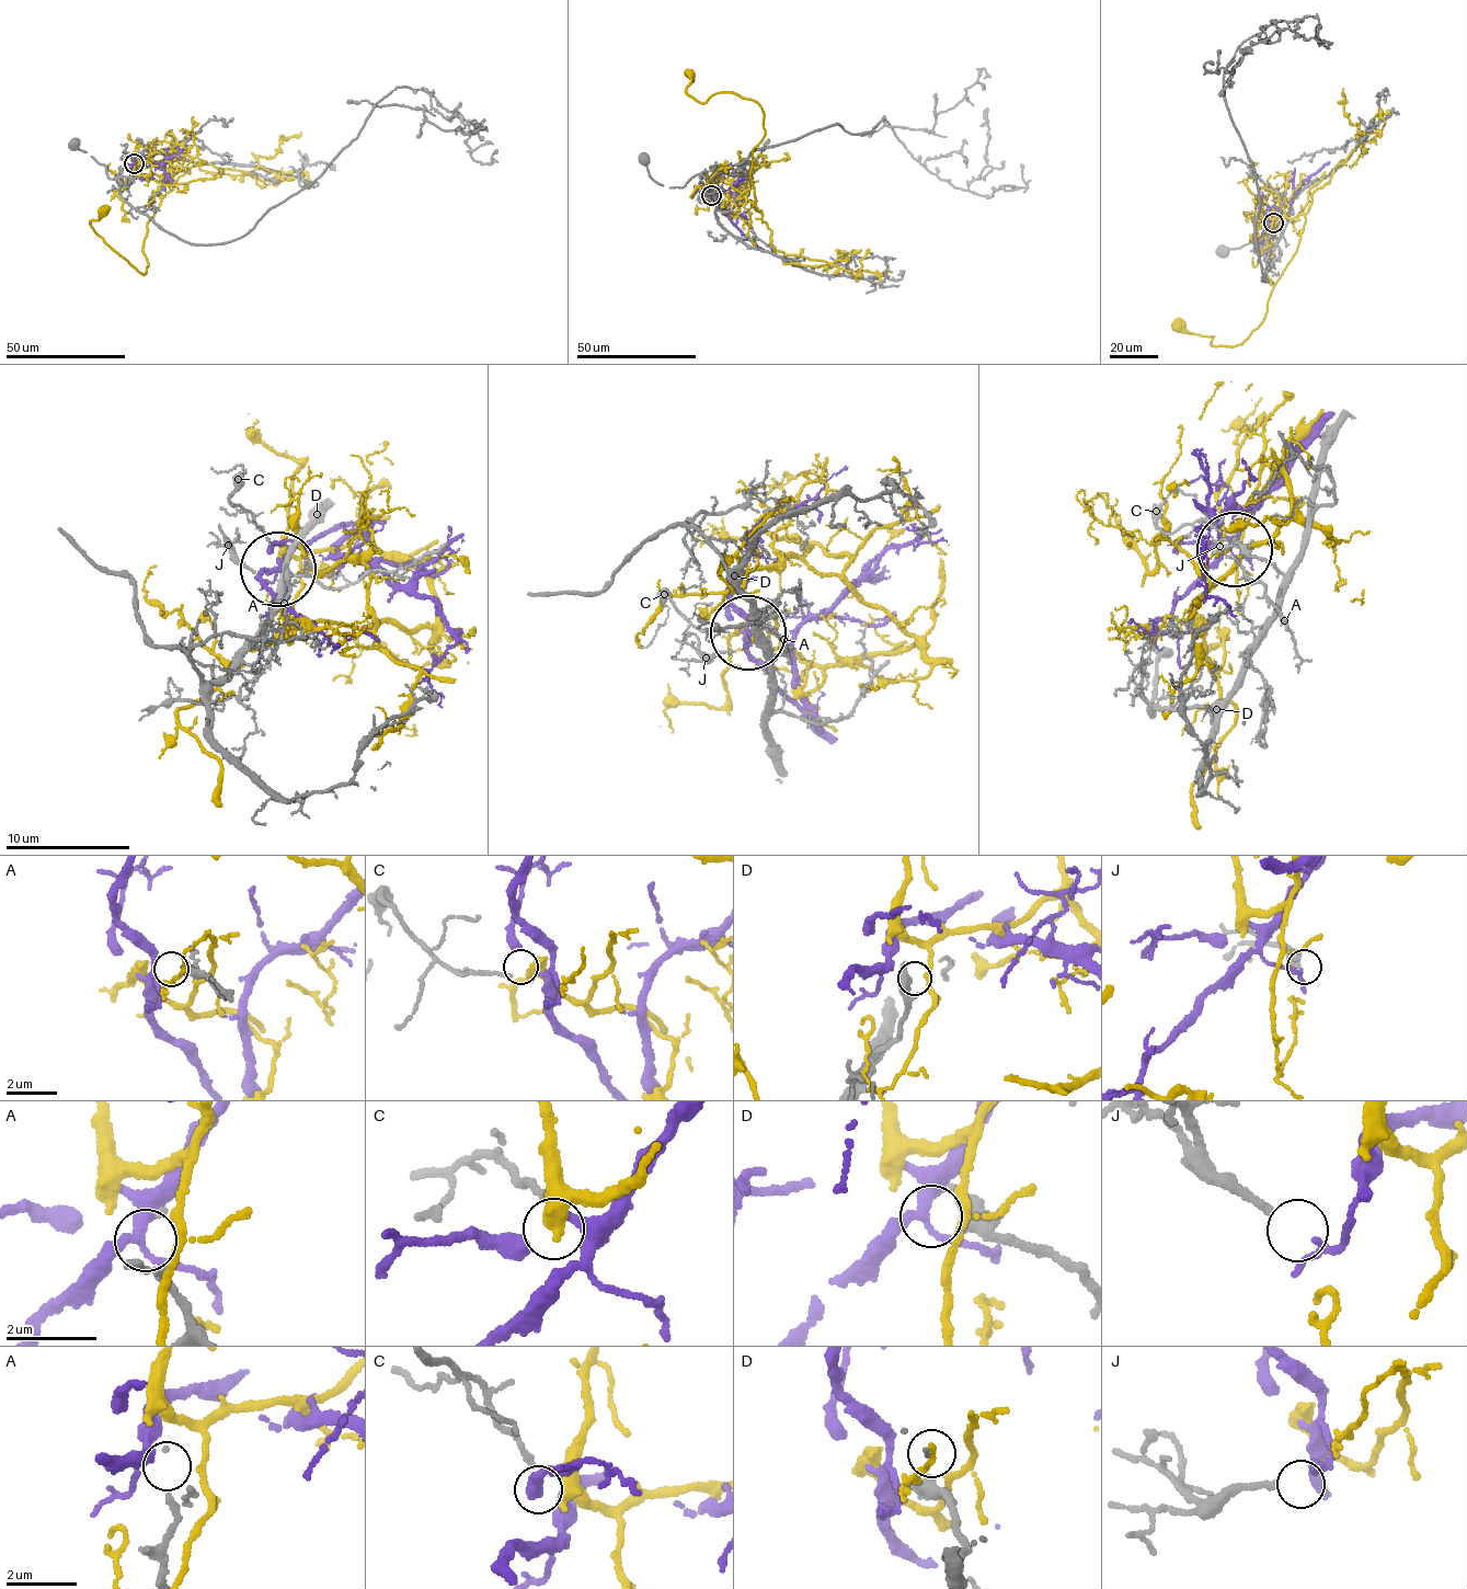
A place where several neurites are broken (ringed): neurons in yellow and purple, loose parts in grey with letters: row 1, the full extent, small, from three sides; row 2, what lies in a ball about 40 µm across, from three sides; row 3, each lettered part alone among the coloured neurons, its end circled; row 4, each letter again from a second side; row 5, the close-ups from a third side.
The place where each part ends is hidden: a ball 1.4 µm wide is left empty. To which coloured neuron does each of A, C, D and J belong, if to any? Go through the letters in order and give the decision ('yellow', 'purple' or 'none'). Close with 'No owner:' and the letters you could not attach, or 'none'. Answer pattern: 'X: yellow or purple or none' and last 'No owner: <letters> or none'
A: purple
C: yellow
D: none
J: none
No owner: D, J

